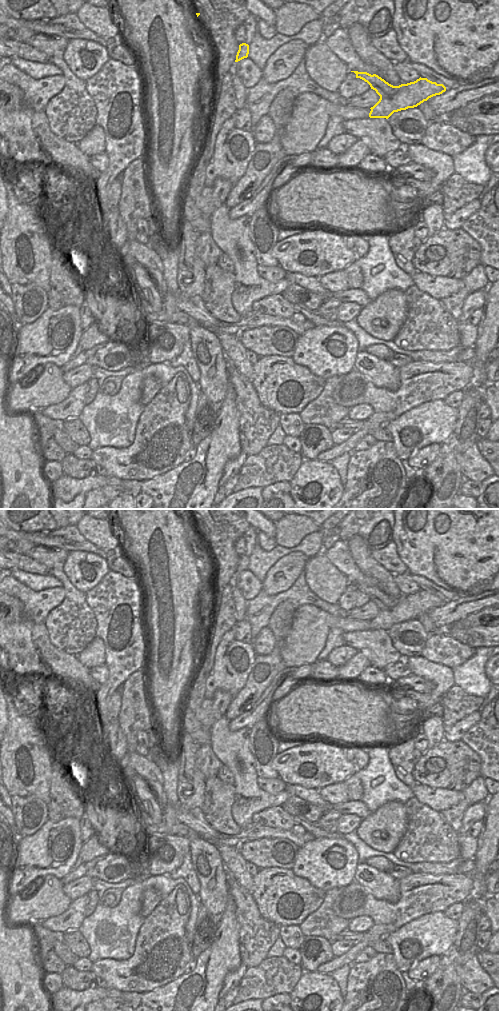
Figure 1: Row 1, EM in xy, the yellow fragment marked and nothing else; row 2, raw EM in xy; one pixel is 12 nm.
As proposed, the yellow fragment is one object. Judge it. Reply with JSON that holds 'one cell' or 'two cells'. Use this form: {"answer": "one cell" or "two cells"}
{"answer": "two cells"}

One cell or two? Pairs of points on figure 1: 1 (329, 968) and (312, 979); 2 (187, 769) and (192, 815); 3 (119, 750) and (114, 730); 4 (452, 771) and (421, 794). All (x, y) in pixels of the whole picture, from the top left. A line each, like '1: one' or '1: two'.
1: two
2: two
3: one
4: two

